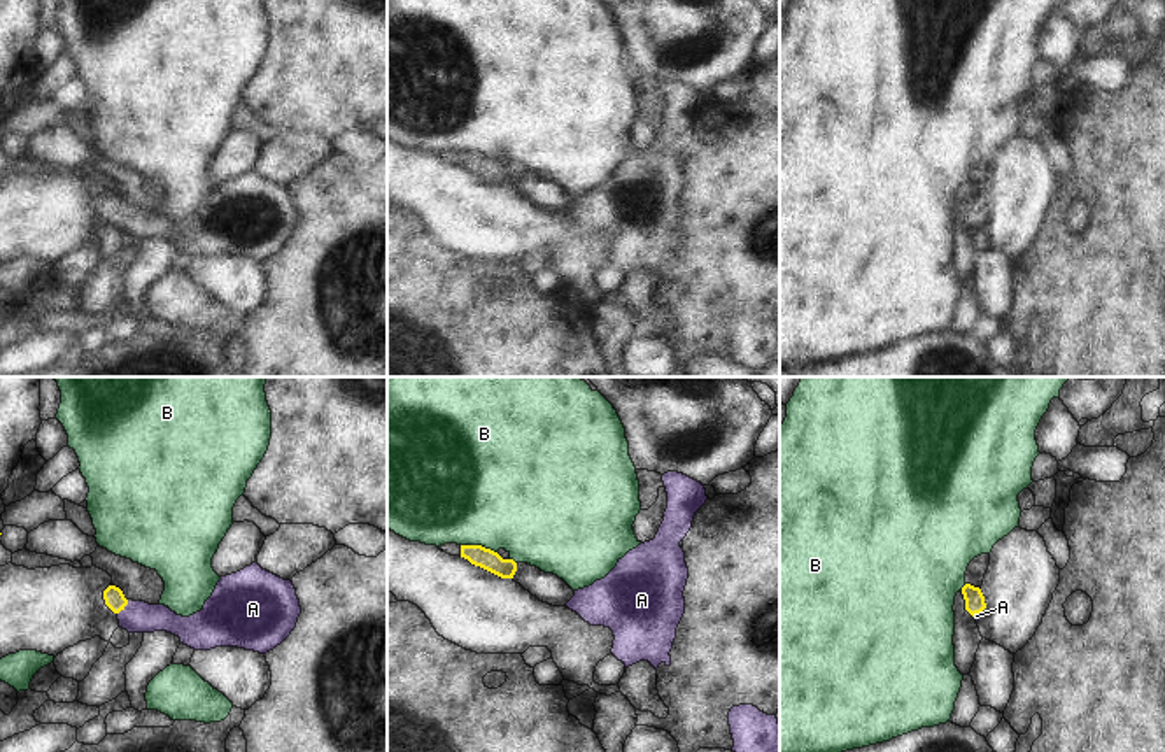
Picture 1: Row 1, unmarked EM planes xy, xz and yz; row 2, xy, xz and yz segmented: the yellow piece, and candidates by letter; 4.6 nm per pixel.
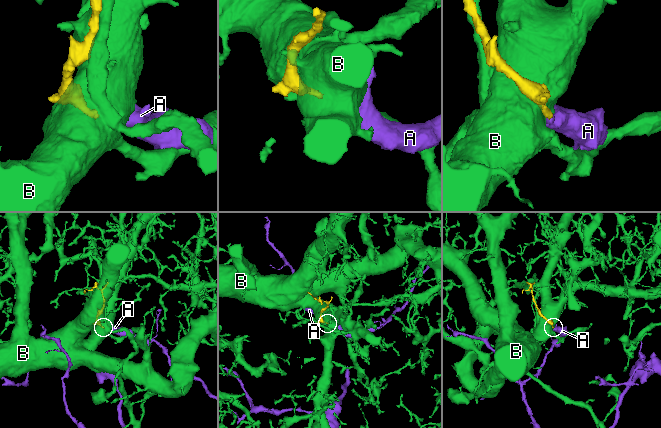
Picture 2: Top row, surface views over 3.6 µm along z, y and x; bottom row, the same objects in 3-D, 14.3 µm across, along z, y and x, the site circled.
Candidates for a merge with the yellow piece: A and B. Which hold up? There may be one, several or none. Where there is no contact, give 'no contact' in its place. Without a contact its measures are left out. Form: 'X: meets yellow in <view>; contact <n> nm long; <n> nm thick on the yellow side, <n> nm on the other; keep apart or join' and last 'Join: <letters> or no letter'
A: meets yellow in xy; contact 90 nm long; 90 nm thick on the yellow side, 140 nm on the other; join
B: meets yellow in xz; contact 170 nm long; 90 nm thick on the yellow side, 500 nm on the other; keep apart
Join: A

